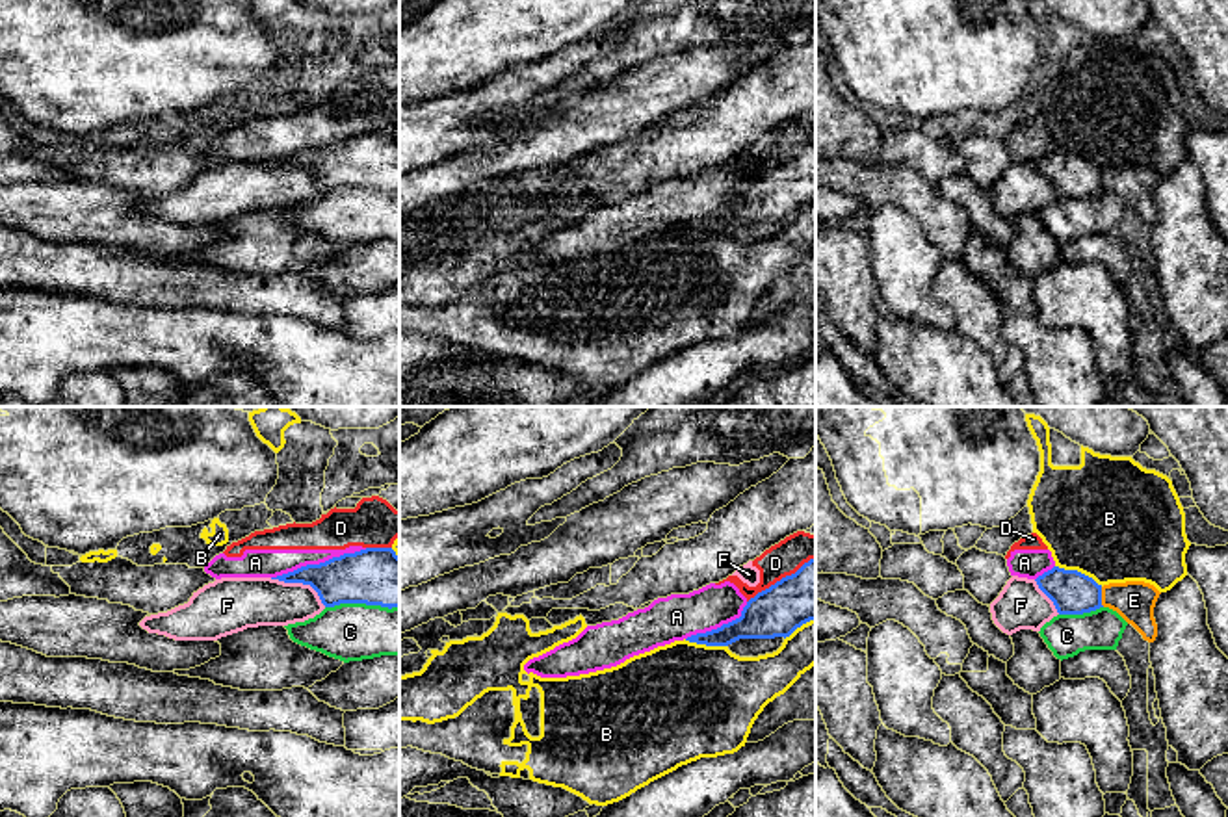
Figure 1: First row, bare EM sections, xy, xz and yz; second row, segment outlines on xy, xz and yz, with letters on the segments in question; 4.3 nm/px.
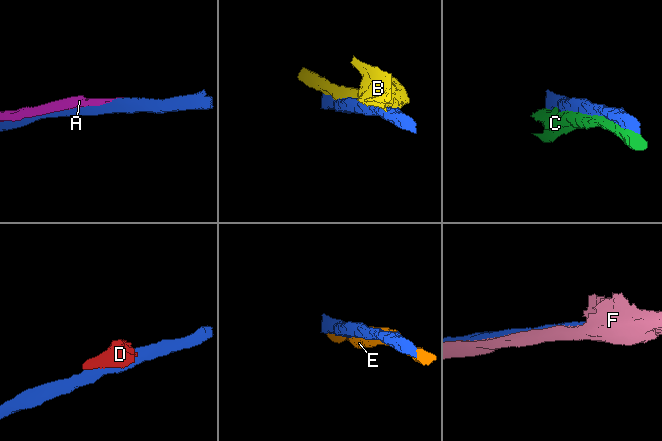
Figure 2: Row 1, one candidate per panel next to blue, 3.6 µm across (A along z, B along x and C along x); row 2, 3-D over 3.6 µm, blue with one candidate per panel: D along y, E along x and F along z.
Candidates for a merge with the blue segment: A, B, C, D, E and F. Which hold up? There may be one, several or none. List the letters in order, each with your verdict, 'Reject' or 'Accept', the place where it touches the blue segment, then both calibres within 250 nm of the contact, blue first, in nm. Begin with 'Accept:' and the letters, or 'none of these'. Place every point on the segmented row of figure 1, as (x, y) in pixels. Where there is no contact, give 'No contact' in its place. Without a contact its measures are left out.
Accept: none of these
A: Reject. Touches blue at xy (320, 563). Thickness 260 nm (blue) against 130 nm
B: Reject. Touches blue at yz (1080, 572). Thickness 190 nm (blue) against 500 nm
C: Reject. Touches blue at xy (361, 602). Thickness 260 nm (blue) against 260 nm
D: Reject. Touches blue at xz (783, 578). Thickness 240 nm (blue) against 150 nm
E: Reject. Touches blue at yz (1100, 596). Thickness 190 nm (blue) against 180 nm
F: Reject. Touches blue at xy (300, 582). Thickness 220 nm (blue) against 220 nm

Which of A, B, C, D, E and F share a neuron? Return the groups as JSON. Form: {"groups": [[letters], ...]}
{"groups": [["A", "D"], ["B"], ["C"], ["E"], ["F"]]}

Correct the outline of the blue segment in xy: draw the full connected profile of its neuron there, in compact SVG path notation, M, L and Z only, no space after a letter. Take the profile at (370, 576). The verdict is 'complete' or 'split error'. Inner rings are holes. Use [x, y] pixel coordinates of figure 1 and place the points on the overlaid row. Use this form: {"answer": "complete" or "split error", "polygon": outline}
{"answer": "complete", "polygon": "M366 548L271 577L310 585L325 607L366 603L399 607L399 557L392 548Z"}

